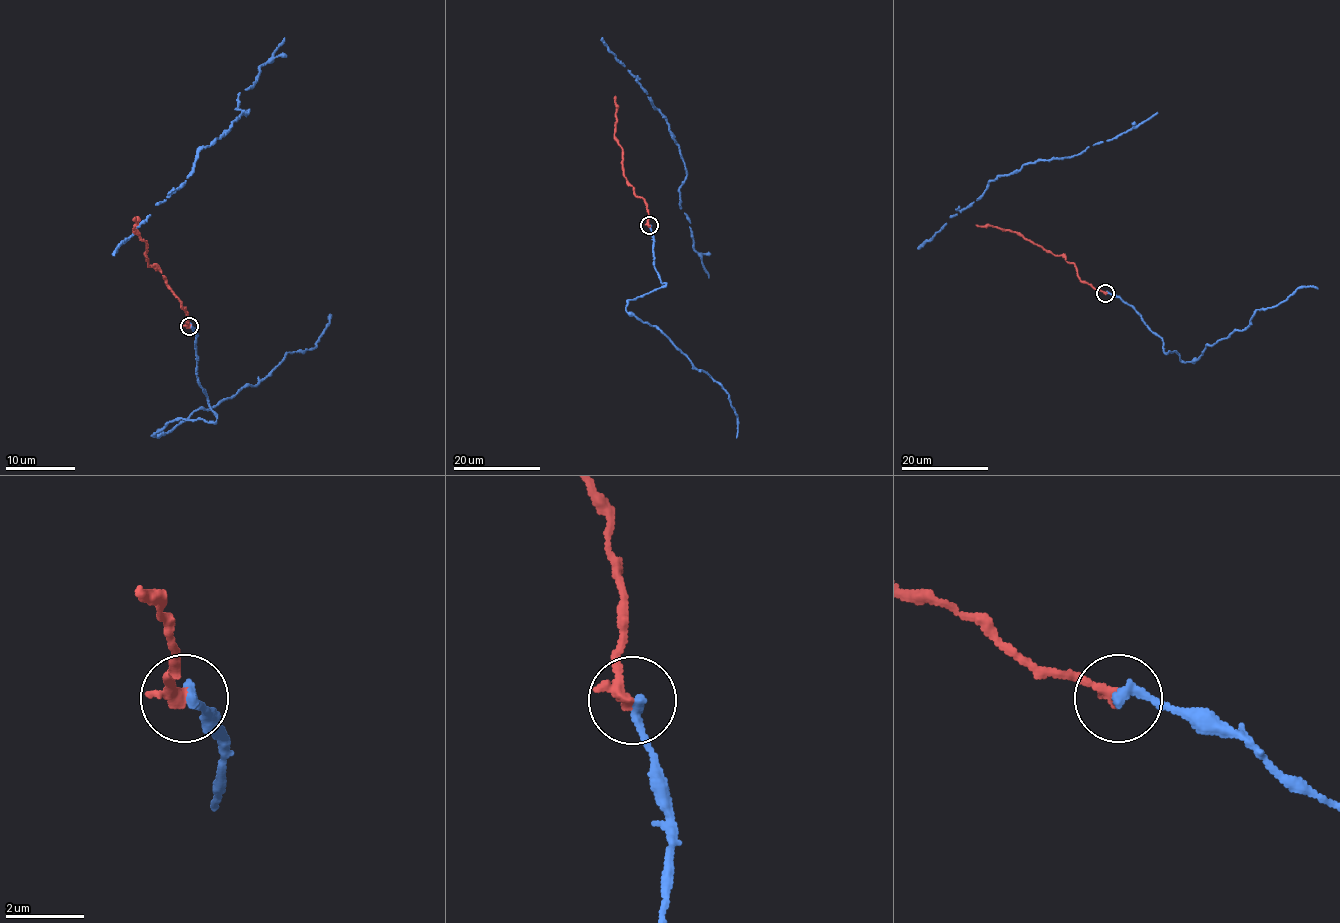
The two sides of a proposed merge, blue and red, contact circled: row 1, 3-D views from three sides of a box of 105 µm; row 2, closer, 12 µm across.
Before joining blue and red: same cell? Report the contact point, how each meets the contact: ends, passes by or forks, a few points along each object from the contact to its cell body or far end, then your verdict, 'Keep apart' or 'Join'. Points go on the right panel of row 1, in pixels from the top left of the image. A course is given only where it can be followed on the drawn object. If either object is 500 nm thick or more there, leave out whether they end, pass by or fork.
Place: (1105, 293). At the ring blue ends. At the ring red ends. Course of blue: (1106, 293), (1141, 317), (1164, 352), (1194, 362), (1258, 309), (1318, 288). Course of red: (1106, 293), (1083, 282), (1075, 265), (1061, 256), (1047, 252), (1016, 233), (976, 225). Join

